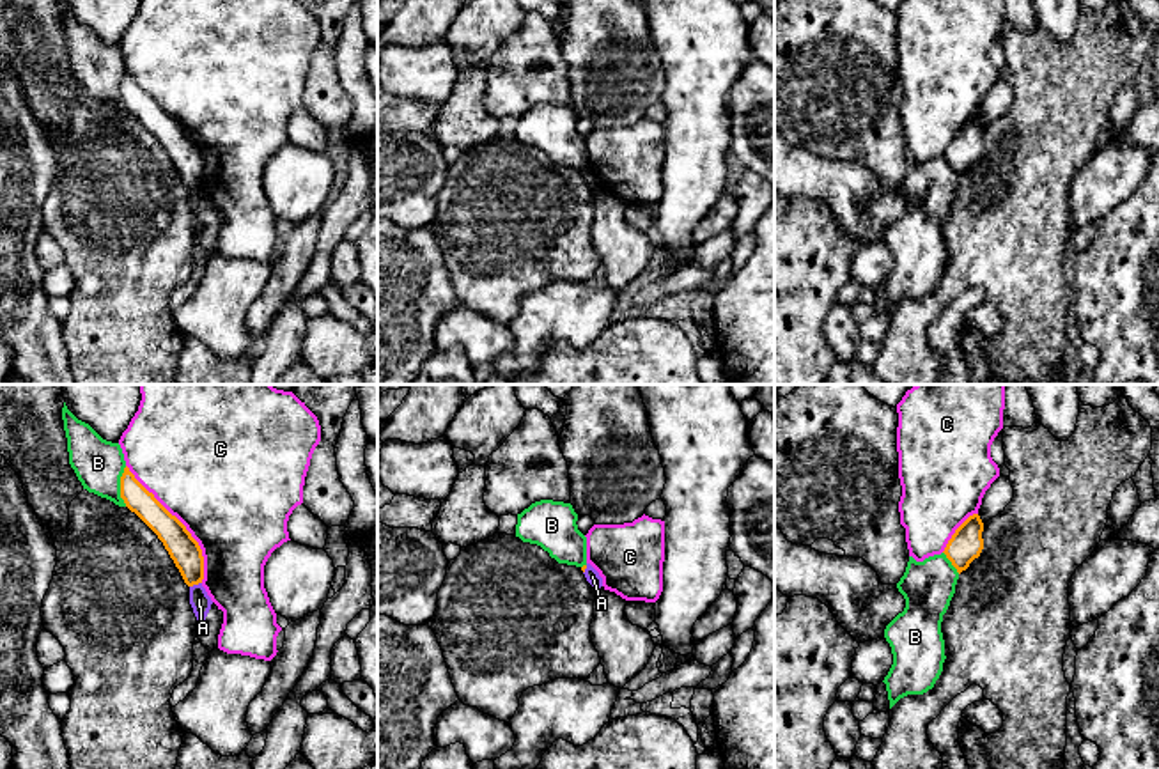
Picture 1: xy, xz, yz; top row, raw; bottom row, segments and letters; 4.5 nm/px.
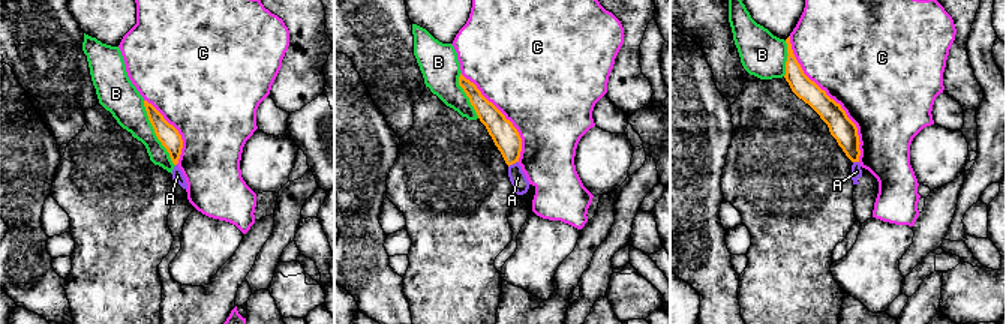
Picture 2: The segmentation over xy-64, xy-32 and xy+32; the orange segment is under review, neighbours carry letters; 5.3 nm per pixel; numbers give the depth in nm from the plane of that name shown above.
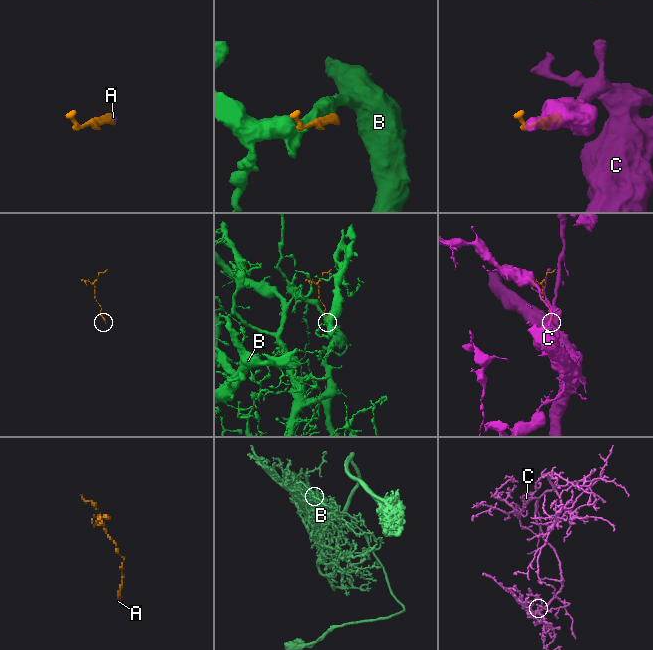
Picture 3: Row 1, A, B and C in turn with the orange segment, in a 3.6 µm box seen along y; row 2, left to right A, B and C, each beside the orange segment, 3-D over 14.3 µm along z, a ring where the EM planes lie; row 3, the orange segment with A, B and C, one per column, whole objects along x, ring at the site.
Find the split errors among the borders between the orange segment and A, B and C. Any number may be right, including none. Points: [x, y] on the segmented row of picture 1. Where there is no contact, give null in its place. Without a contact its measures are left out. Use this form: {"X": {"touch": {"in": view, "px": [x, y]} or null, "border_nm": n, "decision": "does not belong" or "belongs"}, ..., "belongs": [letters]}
{"A": {"touch": {"in": "xy", "px": [195, 583]}, "border_nm": 60, "decision": "belongs"}, "B": {"touch": {"in": "xy", "px": [121, 486]}, "border_nm": 180, "decision": "does not belong"}, "C": {"touch": {"in": "xy", "px": [181, 523]}, "border_nm": 650, "decision": "does not belong"}, "belongs": ["A"]}

